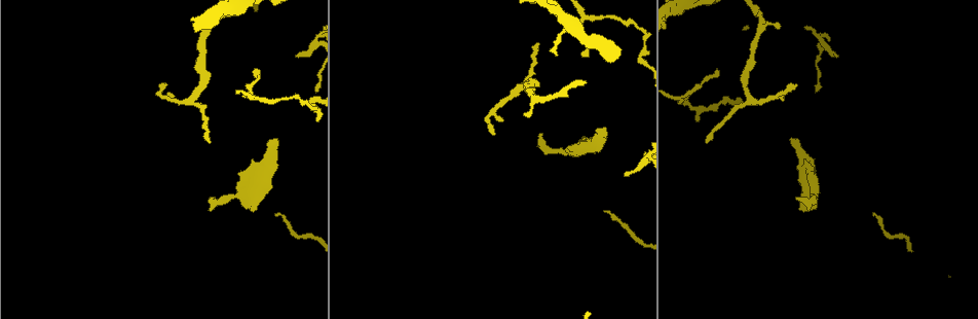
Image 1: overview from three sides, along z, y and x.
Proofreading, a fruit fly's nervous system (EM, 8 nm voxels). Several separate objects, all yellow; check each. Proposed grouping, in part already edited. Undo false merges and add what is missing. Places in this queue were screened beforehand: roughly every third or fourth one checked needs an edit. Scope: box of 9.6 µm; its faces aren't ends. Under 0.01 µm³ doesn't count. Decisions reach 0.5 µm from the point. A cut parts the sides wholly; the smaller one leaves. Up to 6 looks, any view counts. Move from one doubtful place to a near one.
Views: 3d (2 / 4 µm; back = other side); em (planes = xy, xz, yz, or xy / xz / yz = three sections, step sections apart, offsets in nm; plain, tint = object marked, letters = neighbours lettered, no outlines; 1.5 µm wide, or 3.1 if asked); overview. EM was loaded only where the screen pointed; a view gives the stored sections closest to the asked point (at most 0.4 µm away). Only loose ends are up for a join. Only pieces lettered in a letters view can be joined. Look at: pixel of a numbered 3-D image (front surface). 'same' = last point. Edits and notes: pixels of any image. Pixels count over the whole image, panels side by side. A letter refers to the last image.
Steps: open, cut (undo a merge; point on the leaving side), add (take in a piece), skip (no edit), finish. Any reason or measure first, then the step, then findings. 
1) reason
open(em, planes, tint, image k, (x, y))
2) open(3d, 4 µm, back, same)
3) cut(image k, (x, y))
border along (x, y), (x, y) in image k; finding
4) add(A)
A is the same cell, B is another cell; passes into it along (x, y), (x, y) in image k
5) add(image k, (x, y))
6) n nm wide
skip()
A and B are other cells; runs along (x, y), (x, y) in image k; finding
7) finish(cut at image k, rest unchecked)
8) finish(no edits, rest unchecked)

free end
open(3d, 4 µm, image 1, (797, 197))

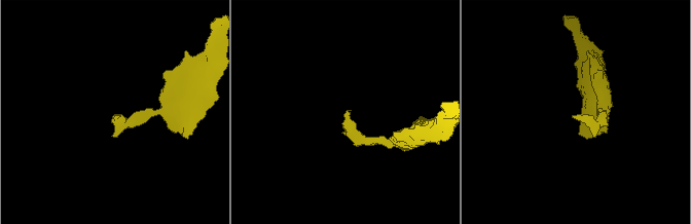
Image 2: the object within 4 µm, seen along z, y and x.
open(em, planes, plain, image 2, (572, 117))

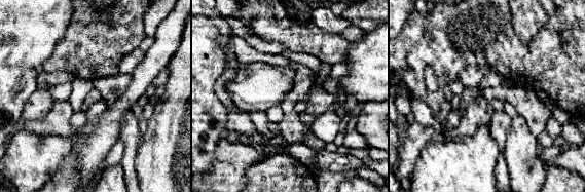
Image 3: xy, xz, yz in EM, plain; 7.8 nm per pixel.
what lies round it
open(em, planes, letters, same)

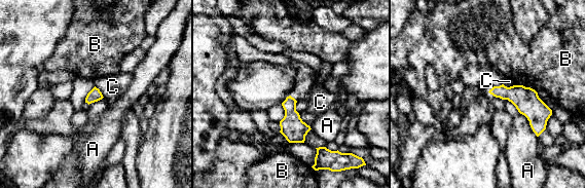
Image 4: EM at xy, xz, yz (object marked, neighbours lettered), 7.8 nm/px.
skip()
A, B and C are other cells; border along (298, 114), (309, 126) in image 4; none of them fits

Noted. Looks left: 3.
open(em, planes, plain, image 1, (502, 120))

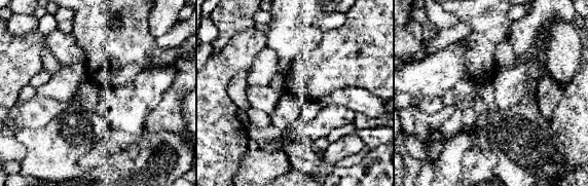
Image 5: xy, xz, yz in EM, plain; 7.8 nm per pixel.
open(em, planes, tint, same)

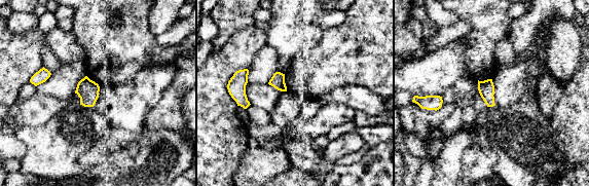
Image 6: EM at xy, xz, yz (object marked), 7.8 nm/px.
see the neighbours
open(em, planes, letters, same)

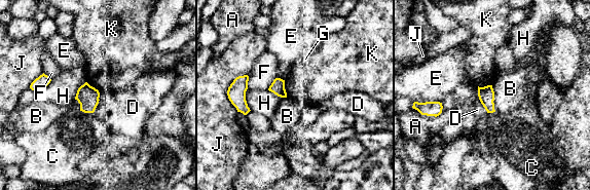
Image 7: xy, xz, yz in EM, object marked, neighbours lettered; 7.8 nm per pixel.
skip()
A, B, C, D, E, F, G, H, J and K are other cells; border along (100, 100), (93, 112) in image 7; no lettered piece goes on from it

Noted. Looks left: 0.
finish(no edits, rest unchecked)

